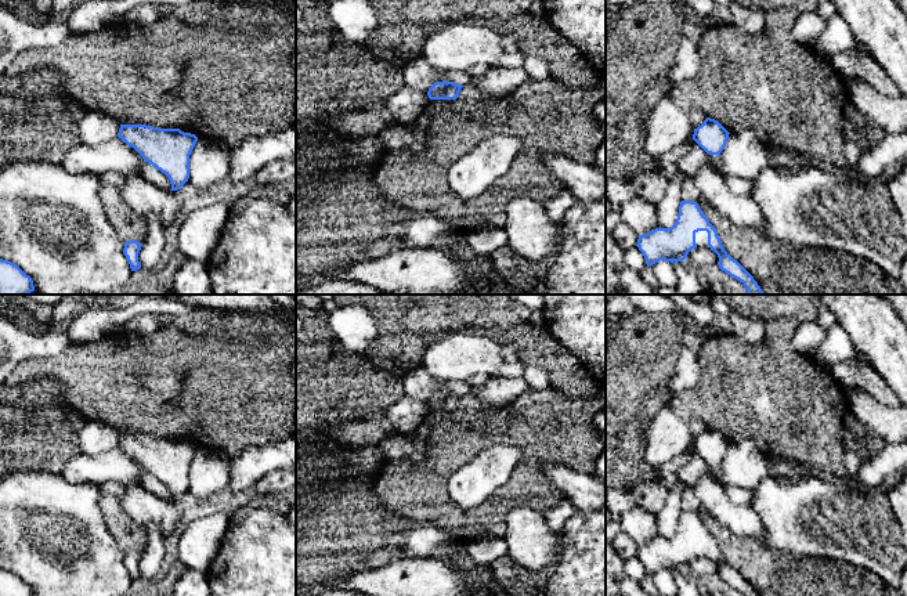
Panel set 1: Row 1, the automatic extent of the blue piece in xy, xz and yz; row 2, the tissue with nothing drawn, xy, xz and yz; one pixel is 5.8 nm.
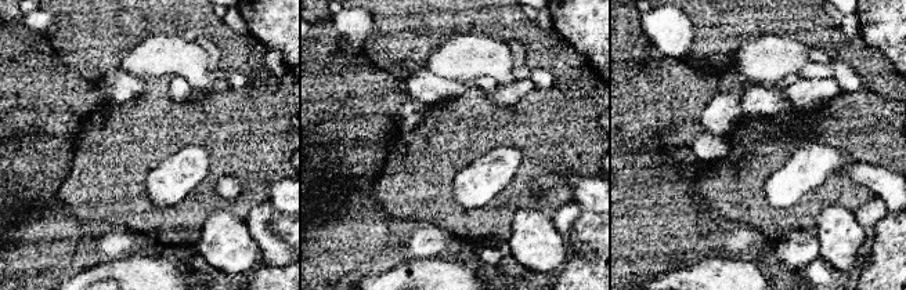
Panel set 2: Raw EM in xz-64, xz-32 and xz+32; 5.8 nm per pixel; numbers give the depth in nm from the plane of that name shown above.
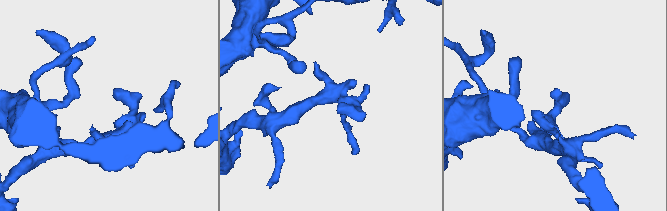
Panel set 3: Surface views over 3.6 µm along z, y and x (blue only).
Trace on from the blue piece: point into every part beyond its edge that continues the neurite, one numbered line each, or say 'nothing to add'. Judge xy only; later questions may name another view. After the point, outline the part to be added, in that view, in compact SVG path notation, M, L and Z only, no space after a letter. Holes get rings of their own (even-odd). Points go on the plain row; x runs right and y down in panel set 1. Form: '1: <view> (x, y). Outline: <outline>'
nothing to add

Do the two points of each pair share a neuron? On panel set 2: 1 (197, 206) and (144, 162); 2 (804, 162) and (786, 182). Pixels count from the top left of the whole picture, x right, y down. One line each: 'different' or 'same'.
1: same
2: same

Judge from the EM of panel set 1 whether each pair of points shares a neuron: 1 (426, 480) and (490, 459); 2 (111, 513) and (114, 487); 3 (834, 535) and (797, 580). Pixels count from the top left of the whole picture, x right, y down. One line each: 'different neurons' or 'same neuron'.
1: different neurons
2: different neurons
3: different neurons

